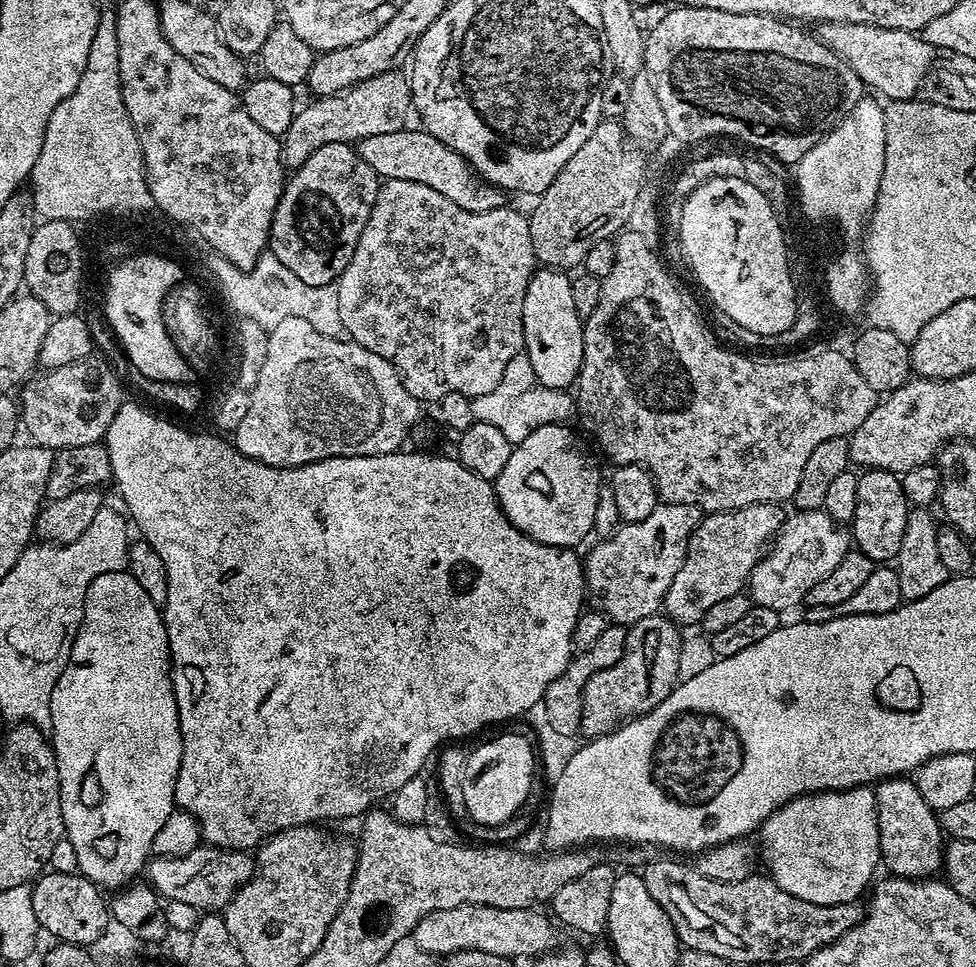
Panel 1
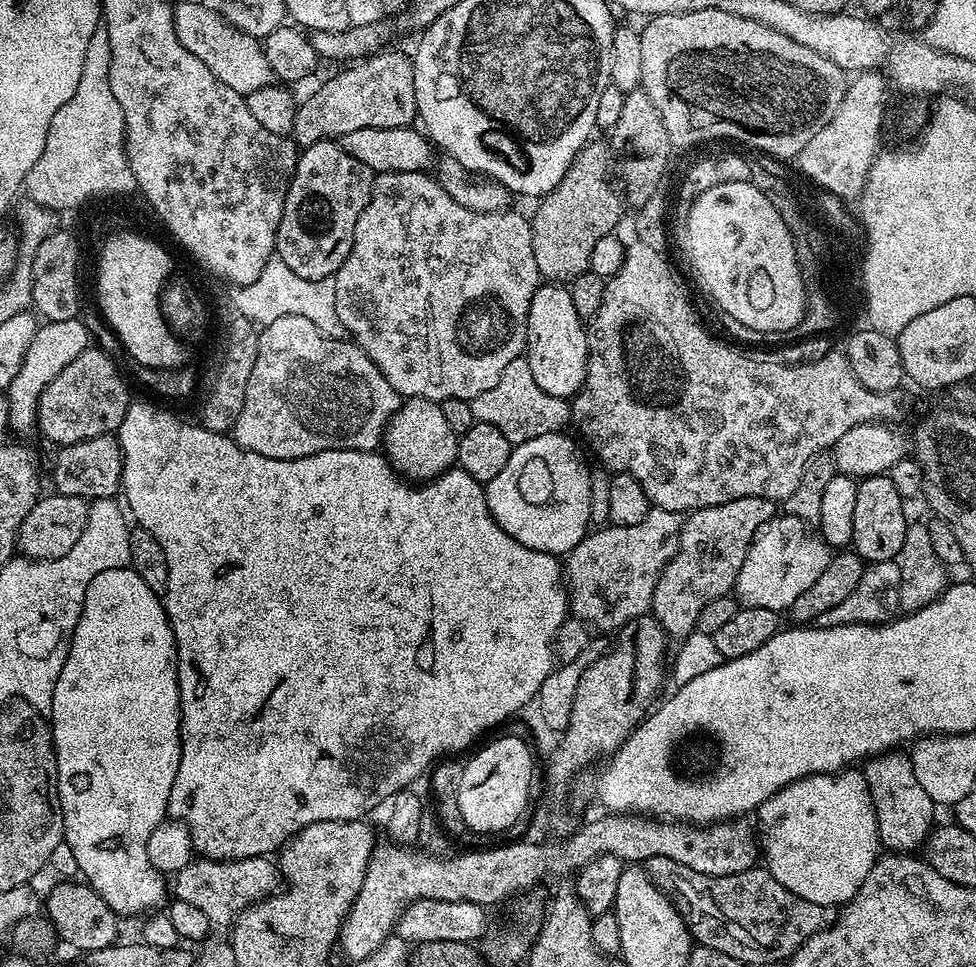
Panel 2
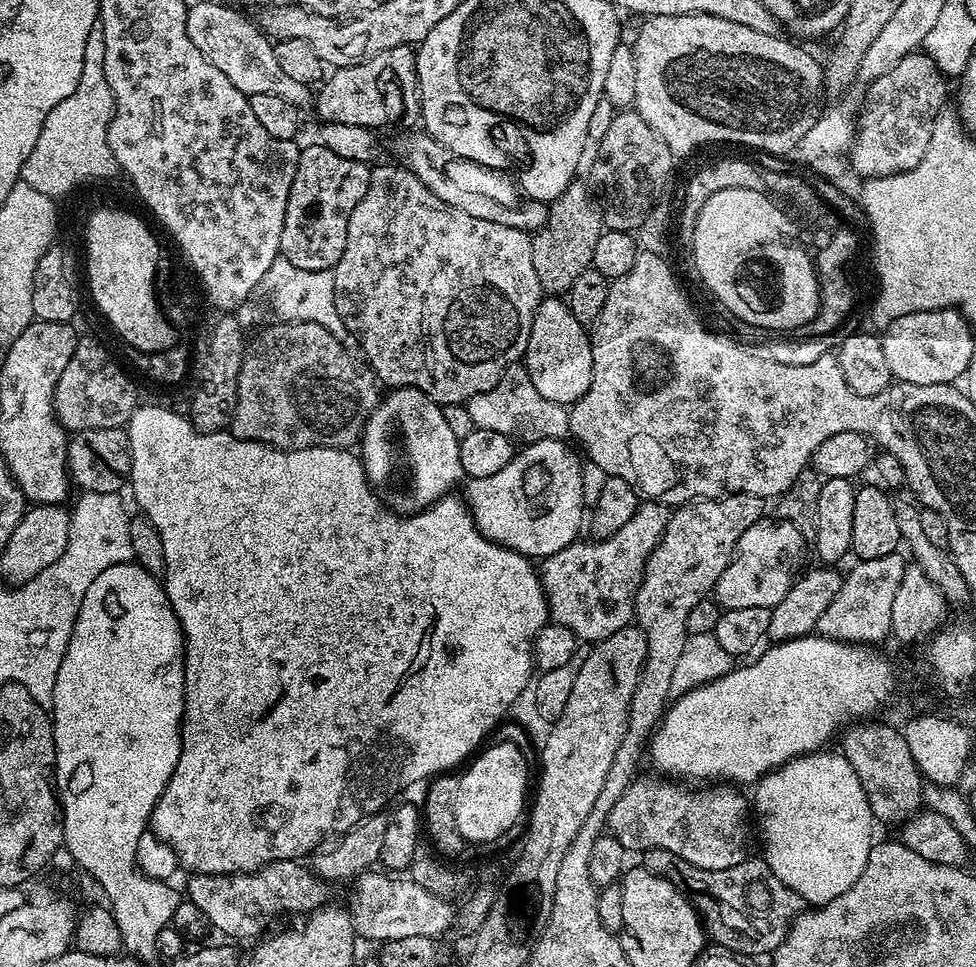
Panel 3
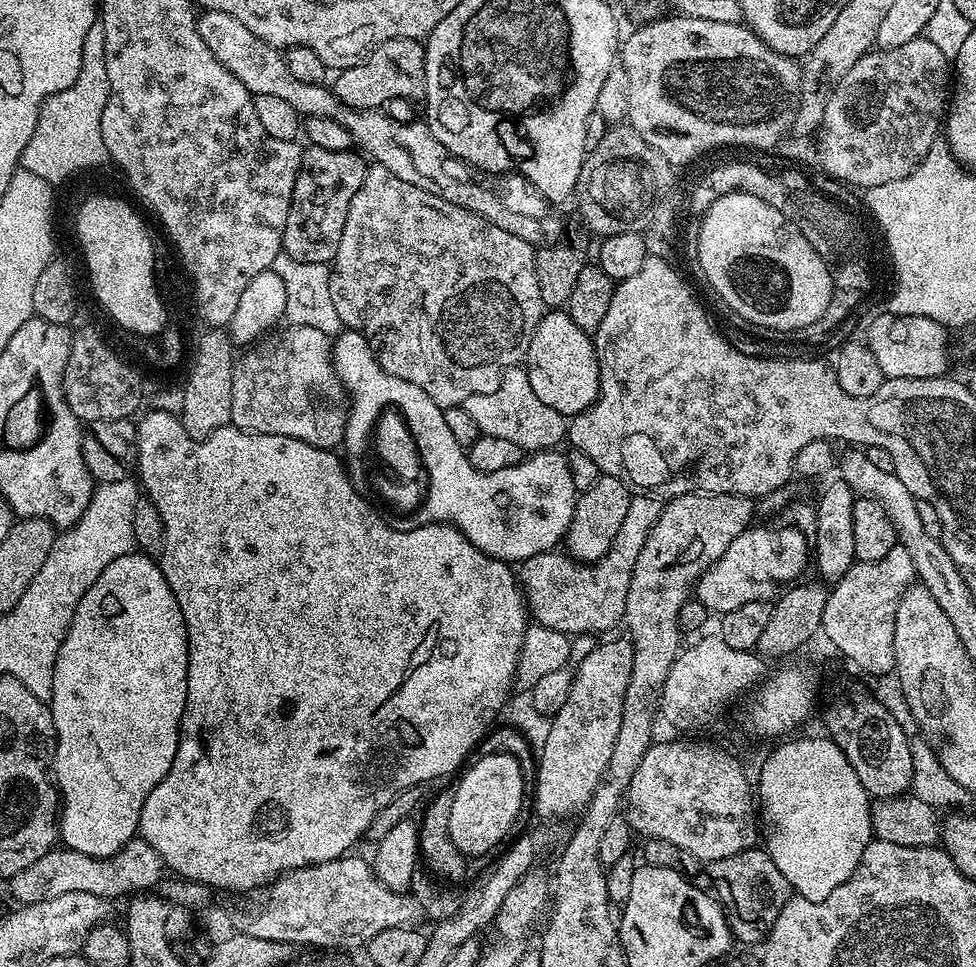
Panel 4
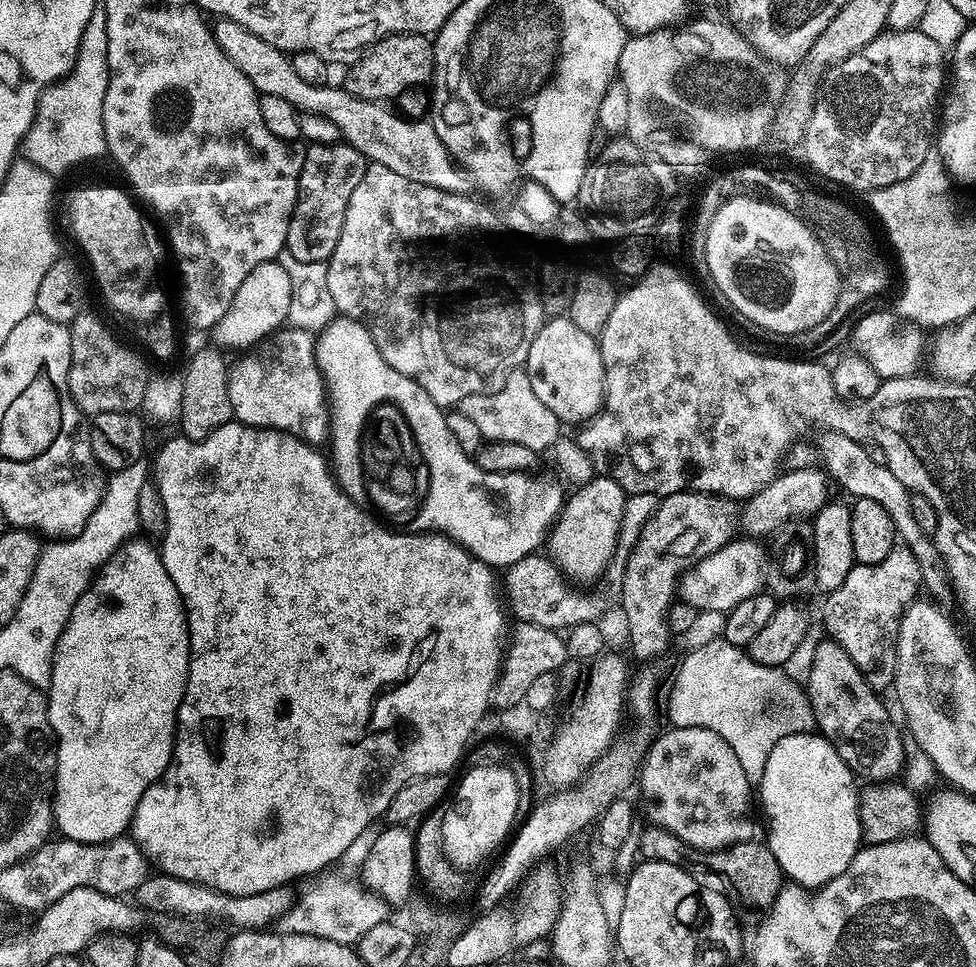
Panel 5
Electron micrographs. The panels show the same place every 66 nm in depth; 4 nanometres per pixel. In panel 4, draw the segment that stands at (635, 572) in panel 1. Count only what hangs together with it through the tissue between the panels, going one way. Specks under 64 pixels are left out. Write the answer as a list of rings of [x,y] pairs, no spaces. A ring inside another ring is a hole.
[[[633,495],[622,530],[618,530],[608,553],[595,562],[577,562],[560,550],[534,554],[523,560],[518,579],[531,619],[537,625],[567,634],[599,634],[616,623],[619,625],[624,619],[634,562],[638,562],[638,554],[654,522],[658,522],[661,507],[655,495]]]

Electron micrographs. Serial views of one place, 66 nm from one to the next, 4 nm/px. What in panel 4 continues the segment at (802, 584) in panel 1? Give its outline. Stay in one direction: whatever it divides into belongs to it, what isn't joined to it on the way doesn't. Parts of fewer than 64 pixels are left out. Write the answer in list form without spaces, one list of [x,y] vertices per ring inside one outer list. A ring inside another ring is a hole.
[[[750,526],[745,532],[738,534],[738,538],[730,542],[726,554],[711,561],[707,565],[708,569],[705,567],[701,571],[700,579],[694,585],[694,596],[702,602],[702,606],[708,608],[709,613],[723,614],[738,610],[738,606],[745,602],[775,597],[776,584],[791,585],[797,579],[795,576],[807,564],[809,567],[810,547],[798,529],[787,526],[756,527]]]

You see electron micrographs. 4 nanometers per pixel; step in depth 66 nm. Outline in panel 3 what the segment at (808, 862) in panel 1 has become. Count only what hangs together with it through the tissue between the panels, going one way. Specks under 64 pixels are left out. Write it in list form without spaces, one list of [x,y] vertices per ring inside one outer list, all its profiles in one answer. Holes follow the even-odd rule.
[[[828,751],[797,756],[790,763],[769,772],[755,785],[756,792],[752,795],[756,824],[759,833],[762,832],[762,858],[784,885],[815,907],[829,904],[858,880],[876,842],[873,836],[876,819],[861,779],[841,753]]]

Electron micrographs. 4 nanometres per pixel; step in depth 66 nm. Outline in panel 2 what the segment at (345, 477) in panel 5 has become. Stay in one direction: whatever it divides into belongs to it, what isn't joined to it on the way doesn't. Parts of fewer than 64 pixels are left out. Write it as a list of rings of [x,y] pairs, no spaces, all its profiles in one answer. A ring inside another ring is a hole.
[[[408,398],[388,421],[382,452],[401,477],[414,482],[427,482],[456,464],[457,439],[457,433],[450,430],[437,401]],[[551,432],[542,434],[542,438],[530,438],[515,445],[506,466],[502,466],[502,471],[486,485],[484,497],[490,514],[495,520],[499,520],[502,530],[506,530],[510,538],[522,542],[522,546],[530,546],[530,550],[567,554],[590,531],[591,477],[589,465],[580,464],[580,452],[572,448],[572,440],[568,434]]]

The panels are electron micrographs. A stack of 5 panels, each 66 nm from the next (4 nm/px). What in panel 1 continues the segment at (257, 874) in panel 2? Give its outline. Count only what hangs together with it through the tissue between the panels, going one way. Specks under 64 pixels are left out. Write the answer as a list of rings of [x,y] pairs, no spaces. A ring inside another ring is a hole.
[[[201,846],[190,850],[190,854],[182,854],[182,858],[153,855],[146,865],[146,880],[165,901],[184,902],[201,913],[216,914],[227,906],[256,869],[255,859],[247,851]]]

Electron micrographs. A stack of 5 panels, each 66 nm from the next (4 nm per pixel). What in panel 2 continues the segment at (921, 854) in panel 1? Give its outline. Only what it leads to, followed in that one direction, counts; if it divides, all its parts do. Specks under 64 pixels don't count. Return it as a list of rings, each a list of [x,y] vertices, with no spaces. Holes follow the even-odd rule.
[[[900,750],[882,752],[863,765],[862,773],[869,784],[870,798],[876,811],[879,843],[892,854],[915,853],[934,827],[934,805],[930,795],[922,790],[921,783],[915,778],[910,756],[900,753]]]

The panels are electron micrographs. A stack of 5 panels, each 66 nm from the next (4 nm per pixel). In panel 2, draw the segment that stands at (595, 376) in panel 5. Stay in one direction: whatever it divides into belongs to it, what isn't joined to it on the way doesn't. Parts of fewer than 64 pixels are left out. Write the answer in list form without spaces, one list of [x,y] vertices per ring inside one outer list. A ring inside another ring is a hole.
[[[541,283],[534,298],[530,298],[526,359],[534,373],[534,382],[538,382],[546,394],[568,400],[583,386],[588,365],[588,333],[565,285]]]

